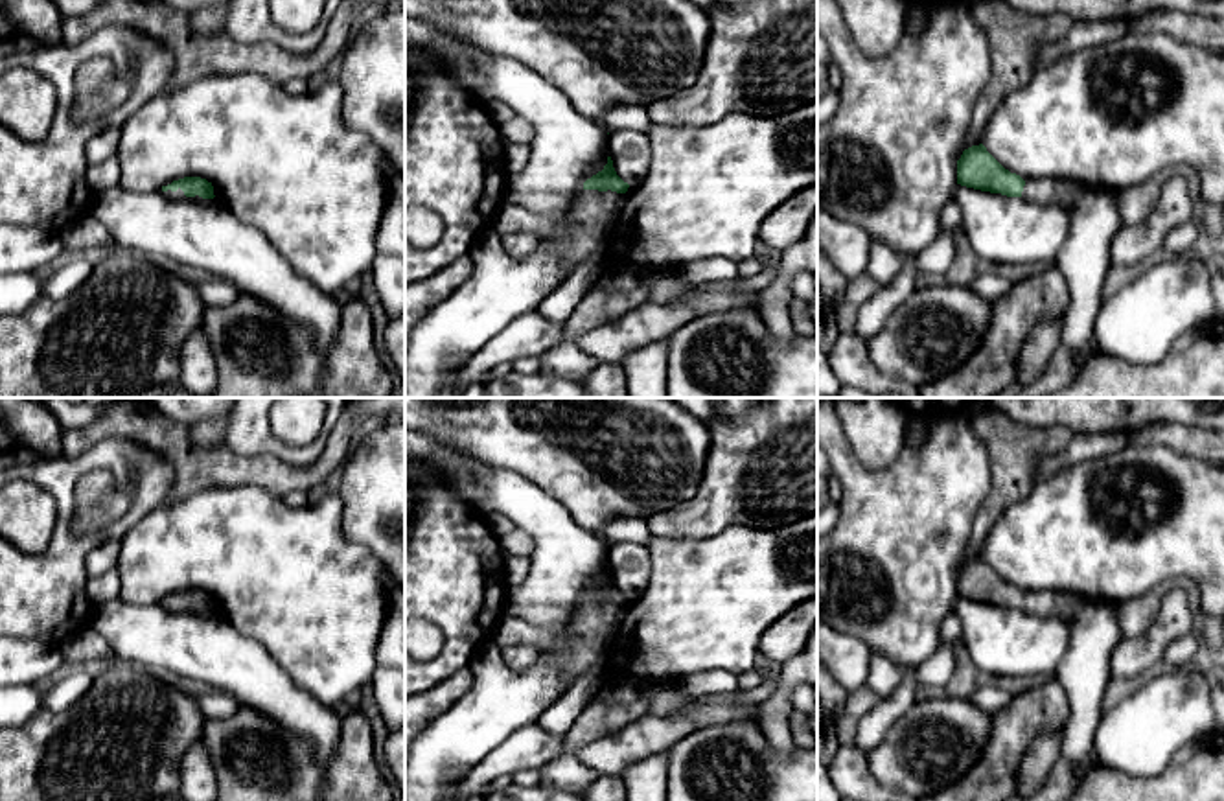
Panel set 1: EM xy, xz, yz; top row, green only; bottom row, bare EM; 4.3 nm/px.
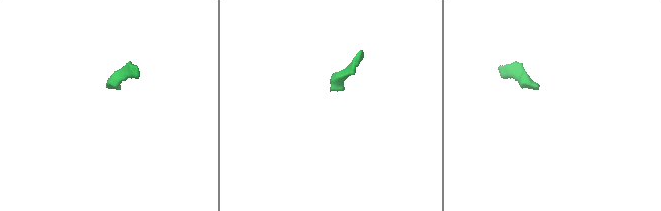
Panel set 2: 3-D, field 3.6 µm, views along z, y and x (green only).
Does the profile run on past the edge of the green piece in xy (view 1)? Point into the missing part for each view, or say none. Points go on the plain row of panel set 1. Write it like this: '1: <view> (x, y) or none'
1: xy (179, 604)

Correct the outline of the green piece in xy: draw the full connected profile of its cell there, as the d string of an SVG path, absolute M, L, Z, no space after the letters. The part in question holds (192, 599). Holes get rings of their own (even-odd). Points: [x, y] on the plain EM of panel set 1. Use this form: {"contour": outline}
{"contour": "M184 589L184 591L173 593L171 597L162 598L162 604L166 604L173 611L191 609L199 613L199 611L215 609L212 595L201 589Z"}

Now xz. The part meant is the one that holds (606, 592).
{"contour": "M607 569L602 584L583 595L583 602L576 608L571 622L574 635L563 652L567 689L606 657L611 637L624 619L628 600L629 597L617 587L611 569Z"}

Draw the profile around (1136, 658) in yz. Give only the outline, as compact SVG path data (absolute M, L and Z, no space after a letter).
M1182 589L1171 591L1150 628L1136 639L1121 641L1110 659L1110 678L1141 681L1163 663L1167 648L1193 633L1195 611Z

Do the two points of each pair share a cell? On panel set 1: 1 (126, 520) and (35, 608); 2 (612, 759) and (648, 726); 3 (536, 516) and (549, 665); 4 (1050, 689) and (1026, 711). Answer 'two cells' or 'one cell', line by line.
1: one cell
2: one cell
3: one cell
4: one cell

